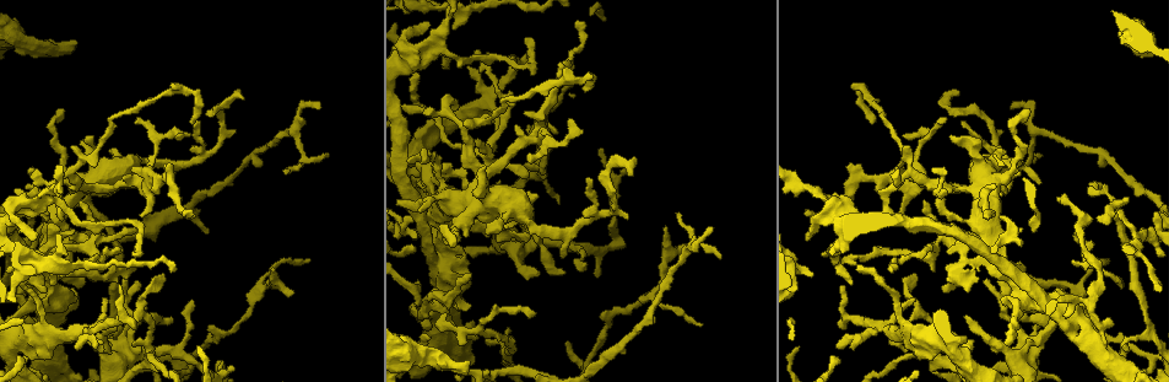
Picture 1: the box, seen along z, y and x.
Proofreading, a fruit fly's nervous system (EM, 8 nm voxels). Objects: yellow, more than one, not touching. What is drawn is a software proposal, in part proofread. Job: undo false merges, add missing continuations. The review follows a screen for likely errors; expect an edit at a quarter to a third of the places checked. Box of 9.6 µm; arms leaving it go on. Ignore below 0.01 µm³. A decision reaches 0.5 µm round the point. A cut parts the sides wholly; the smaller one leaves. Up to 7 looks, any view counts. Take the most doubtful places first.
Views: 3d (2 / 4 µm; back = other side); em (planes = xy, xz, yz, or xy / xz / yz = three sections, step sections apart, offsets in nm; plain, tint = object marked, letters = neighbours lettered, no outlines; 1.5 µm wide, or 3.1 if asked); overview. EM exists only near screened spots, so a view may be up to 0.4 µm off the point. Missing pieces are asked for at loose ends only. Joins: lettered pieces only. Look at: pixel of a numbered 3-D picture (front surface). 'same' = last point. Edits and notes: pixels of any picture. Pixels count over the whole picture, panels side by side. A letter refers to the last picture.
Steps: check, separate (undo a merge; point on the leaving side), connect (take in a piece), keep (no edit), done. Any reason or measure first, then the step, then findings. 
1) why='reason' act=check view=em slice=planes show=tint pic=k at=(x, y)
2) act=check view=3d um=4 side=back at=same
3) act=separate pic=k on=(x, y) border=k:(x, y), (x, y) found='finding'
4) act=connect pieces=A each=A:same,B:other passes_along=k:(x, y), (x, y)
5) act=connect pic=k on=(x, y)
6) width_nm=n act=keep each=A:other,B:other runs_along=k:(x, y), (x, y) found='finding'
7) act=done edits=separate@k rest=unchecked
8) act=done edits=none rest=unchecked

why='sudden change in width' act=check view=3d um=4 pic=1 at=(414, 354)

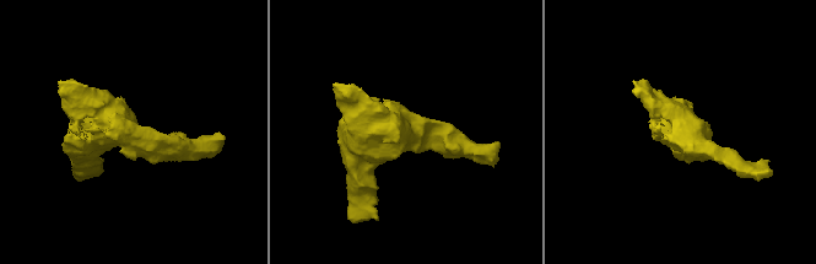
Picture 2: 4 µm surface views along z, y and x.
arms=3 arm_widths_nm=280,300,420 why='shape alone is not enough' act=check view=em slice=yz step=8 show=letters pic=2 at=(410, 132)

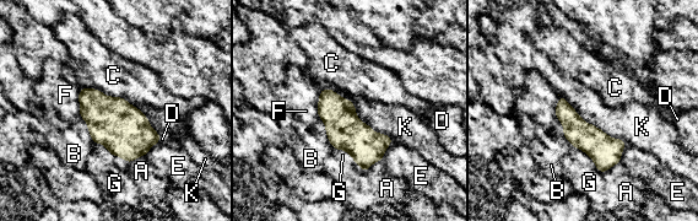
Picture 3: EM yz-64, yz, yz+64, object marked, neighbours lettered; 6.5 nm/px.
act=keep each=A:other,B:other,C:other,D:other,E:other,F:other,G:other,K:other border=3:(81, 86), (124, 97), (138, 108) found='one neuron here'

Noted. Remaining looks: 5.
why='an open end' act=check view=3d um=4 pic=1 at=(468, 274)

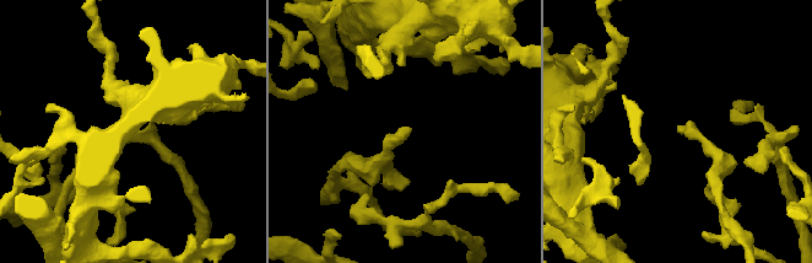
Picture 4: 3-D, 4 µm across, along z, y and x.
act=check view=em slice=yz step=8 show=letters pic=4 at=(407, 127)

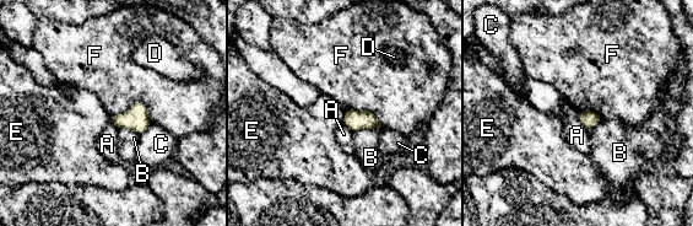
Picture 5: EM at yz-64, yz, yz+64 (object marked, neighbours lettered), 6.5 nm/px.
act=check view=em slice=planes show=letters at=same

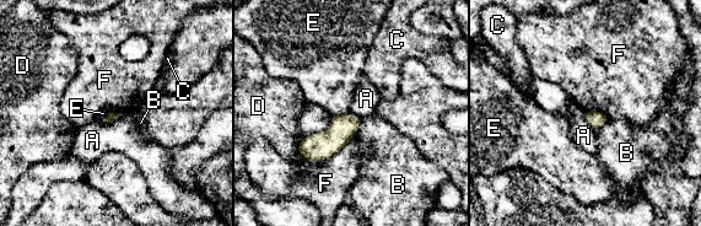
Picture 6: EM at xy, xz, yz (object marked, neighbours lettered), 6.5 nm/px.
longest_contact=F:380nm act=keep each=A:other,B:other,C:other,D:other,E:other,F:other border=6:(118, 112), (113, 122), (104, 124) found='no lettered piece goes on from it'

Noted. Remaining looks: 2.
why='thin end' act=check view=em slice=yz step=4 show=letters pic=1 at=(711, 228)

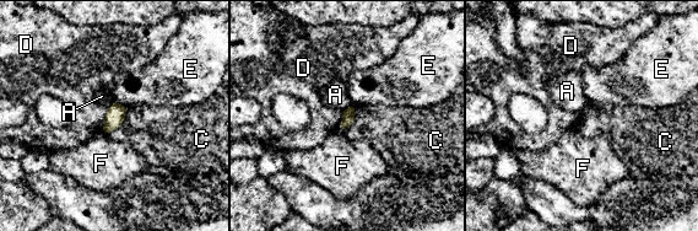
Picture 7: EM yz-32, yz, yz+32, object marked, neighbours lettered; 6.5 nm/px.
act=keep each=A:other,C:other,D:other,E:other,F:other found='no lettered piece goes on from it'

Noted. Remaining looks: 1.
act=done edits=none rest=unchecked

